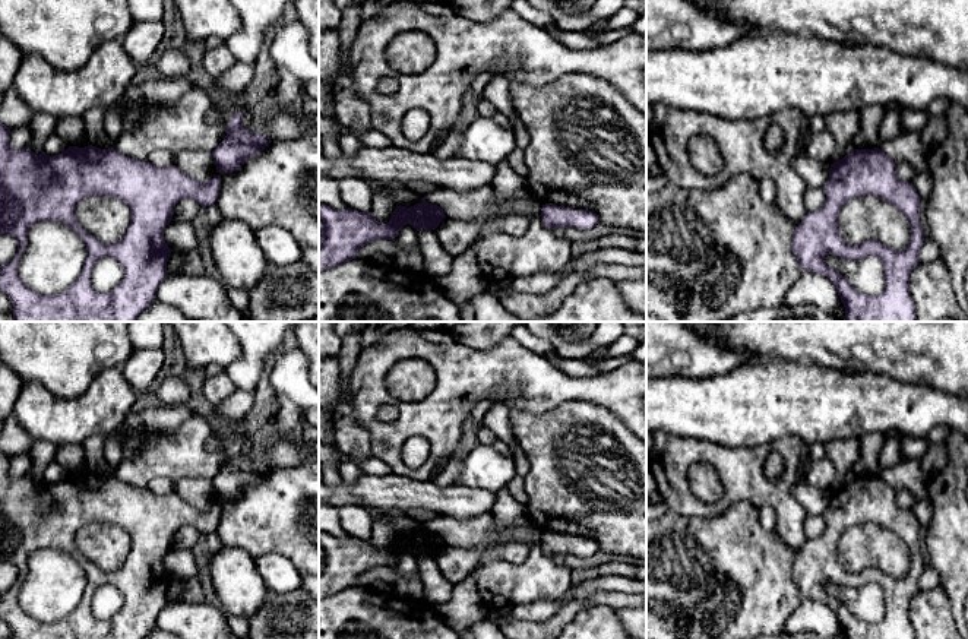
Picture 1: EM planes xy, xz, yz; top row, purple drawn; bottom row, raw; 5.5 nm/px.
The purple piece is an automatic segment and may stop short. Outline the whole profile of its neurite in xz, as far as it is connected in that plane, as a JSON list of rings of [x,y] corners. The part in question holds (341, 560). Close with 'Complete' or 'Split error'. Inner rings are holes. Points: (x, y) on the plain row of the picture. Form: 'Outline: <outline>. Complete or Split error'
Outline: [[[426,525],[411,535],[396,534],[387,551],[376,548],[371,540],[358,540],[351,535],[339,538],[319,529],[319,600],[357,586],[358,576],[374,567],[398,564],[399,557],[407,551],[411,551],[417,559],[436,557],[445,545],[445,538],[428,531]]]. Complete

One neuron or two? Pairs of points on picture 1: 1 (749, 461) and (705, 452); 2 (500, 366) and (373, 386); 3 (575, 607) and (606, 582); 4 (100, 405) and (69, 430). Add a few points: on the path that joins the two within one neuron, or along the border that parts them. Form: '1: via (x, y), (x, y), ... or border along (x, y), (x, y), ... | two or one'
1: via (739, 461), (726, 461), (715, 455) | one
2: via (465, 366), (426, 350), (395, 351) | one
3: via (579, 598), (590, 587), (597, 585) | one
4: via (92, 413), (76, 423) | one

